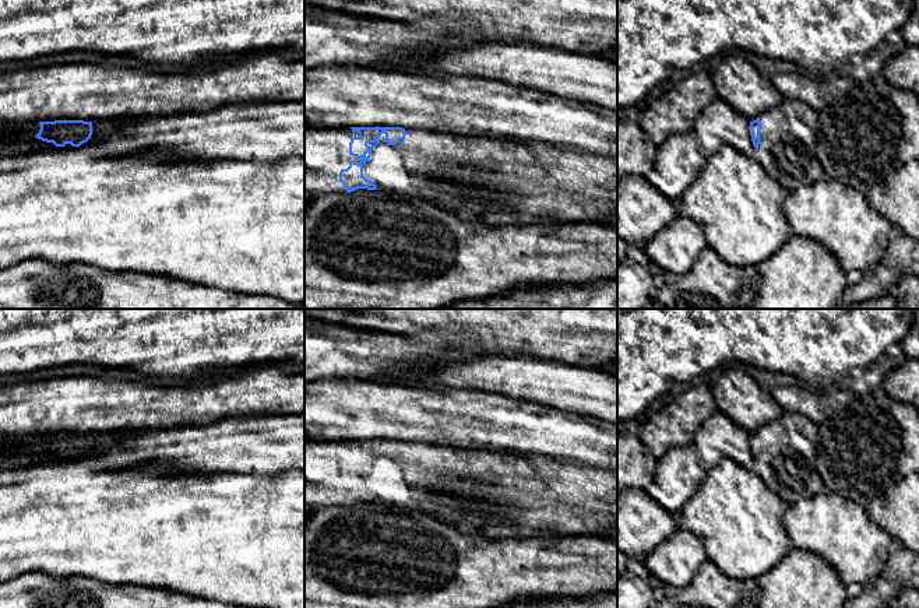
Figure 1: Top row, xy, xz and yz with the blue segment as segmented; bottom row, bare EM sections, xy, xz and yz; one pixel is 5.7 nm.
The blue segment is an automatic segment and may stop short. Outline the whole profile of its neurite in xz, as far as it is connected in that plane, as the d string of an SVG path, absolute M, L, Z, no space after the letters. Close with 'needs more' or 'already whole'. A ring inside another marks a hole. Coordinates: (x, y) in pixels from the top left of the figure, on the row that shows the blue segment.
M304 127L304 190L358 189L423 197L461 219L487 225L602 222L617 211L617 158L511 136L461 136L402 127Z; needs more

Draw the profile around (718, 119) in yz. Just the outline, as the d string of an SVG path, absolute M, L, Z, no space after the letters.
M716 96L698 115L693 130L705 158L712 155L722 144L753 157L756 148L749 127L750 122L744 116L721 96Z

